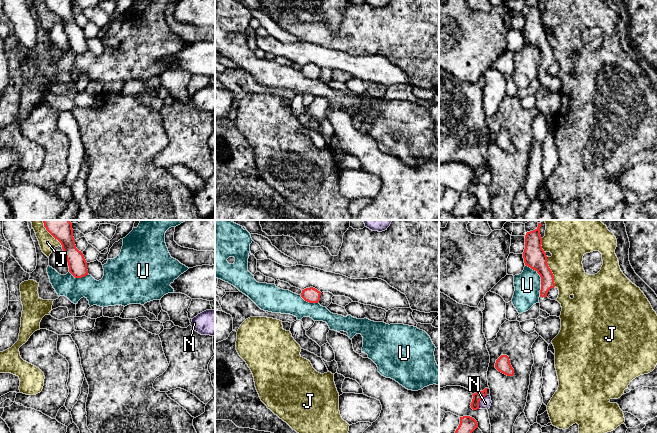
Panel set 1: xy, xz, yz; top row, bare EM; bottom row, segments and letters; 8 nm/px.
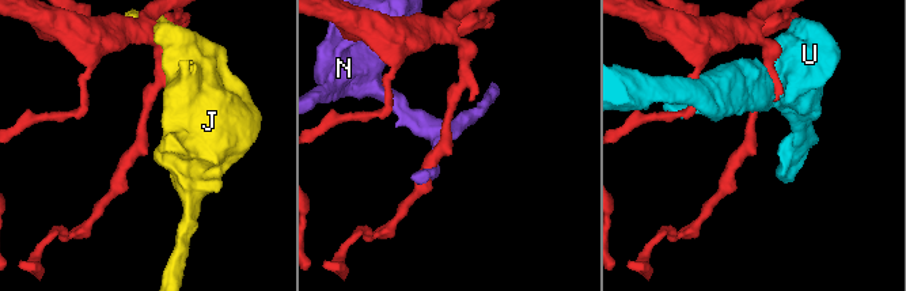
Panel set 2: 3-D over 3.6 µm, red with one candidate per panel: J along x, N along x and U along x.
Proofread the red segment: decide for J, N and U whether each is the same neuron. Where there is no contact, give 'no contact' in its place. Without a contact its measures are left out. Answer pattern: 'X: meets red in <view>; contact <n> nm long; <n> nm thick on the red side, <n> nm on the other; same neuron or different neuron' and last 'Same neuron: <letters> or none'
J: meets red in yz; contact 260 nm long; 180 nm thick on the red side, 300 nm on the other; different neuron
N: meets red in yz; contact 140 nm long; 70 nm thick on the red side, 90 nm on the other; different neuron
U: meets red in yz; contact 300 nm long; 180 nm thick on the red side, 220 nm on the other; different neuron
Same neuron: none

